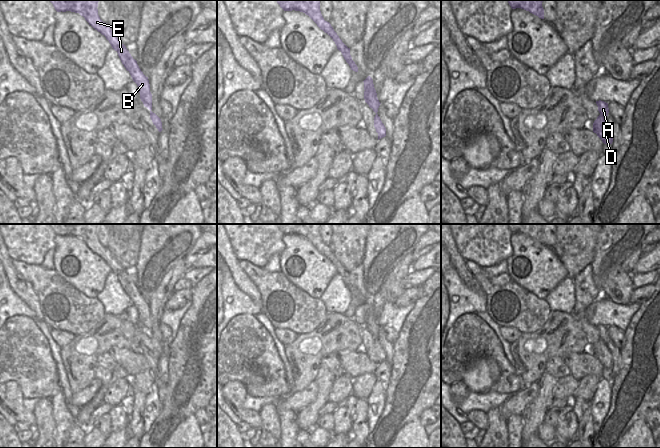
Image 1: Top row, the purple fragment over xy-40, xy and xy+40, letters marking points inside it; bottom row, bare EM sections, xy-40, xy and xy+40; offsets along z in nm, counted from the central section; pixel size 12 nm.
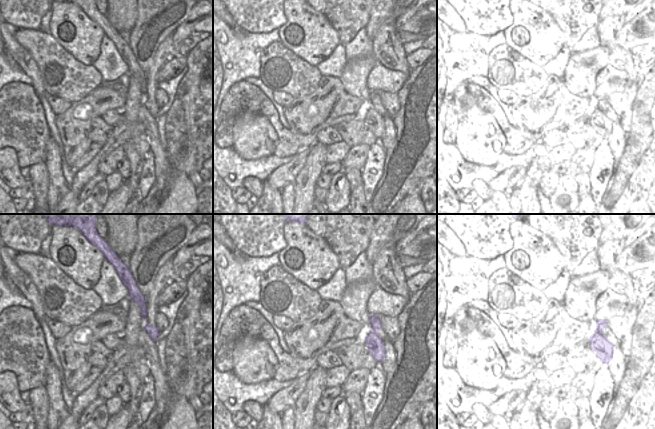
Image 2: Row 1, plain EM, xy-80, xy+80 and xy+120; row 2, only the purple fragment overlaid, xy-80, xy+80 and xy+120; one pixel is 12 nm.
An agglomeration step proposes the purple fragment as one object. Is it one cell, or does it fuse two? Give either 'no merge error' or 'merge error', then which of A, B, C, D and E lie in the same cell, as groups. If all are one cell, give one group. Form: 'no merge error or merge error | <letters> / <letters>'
merge error | A B C E / D

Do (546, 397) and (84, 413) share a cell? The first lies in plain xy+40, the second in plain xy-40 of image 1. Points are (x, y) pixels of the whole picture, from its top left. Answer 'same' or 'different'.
different

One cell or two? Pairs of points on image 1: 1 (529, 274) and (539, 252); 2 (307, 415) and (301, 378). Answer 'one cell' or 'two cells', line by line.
1: one cell
2: two cells

